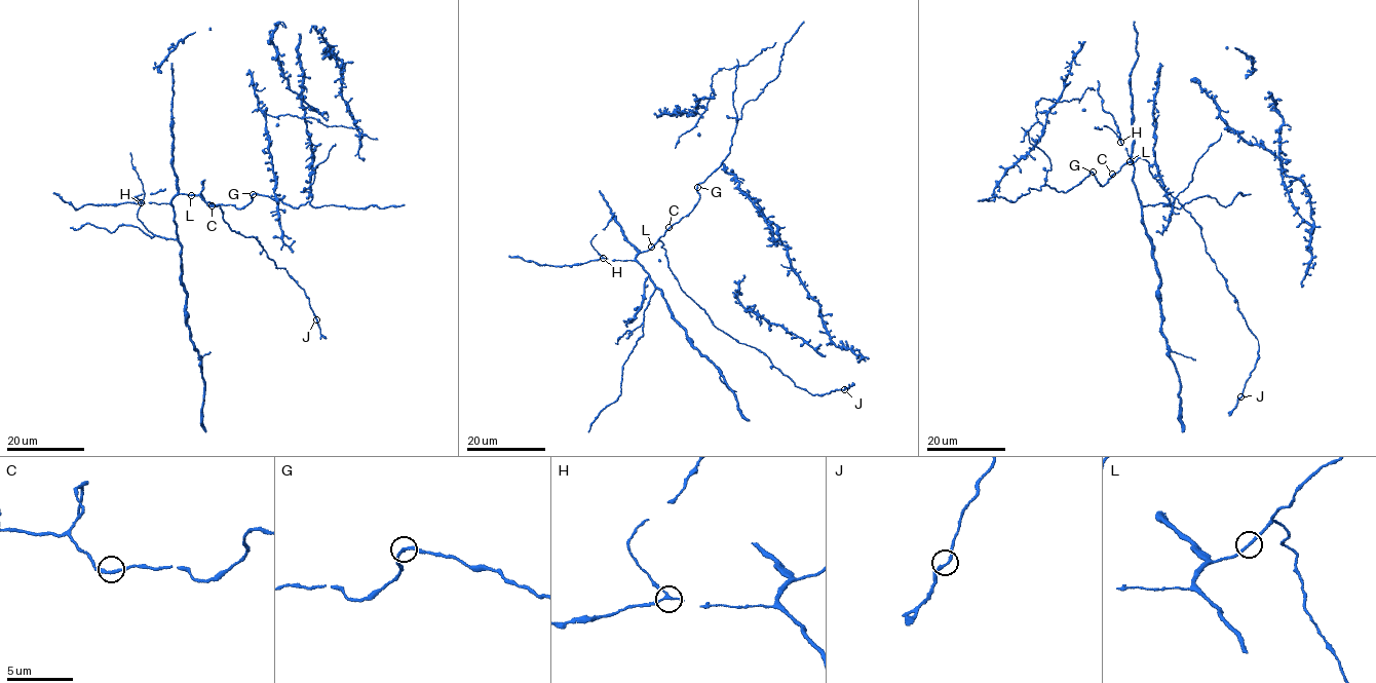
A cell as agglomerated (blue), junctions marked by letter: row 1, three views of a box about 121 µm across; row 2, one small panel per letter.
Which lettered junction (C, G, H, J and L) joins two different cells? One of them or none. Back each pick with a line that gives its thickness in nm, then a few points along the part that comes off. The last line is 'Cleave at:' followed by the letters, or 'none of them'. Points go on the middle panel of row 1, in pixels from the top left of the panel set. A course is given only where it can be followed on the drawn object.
Cleave at: none of them

